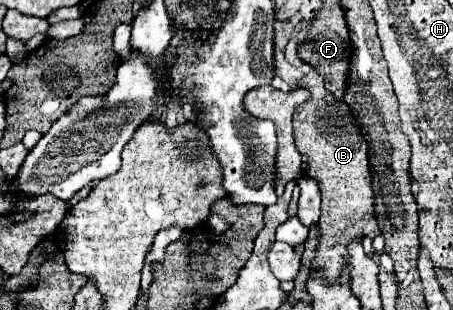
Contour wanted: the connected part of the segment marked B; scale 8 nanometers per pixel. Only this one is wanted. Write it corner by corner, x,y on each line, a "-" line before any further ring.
312,70
298,80
292,90
306,88
310,98
294,112
294,144
302,154
302,174
318,182
322,192
322,218
318,222
318,246
312,260
312,270
322,268
330,282
336,282
344,268
340,248
346,248
356,238
376,236
374,190
368,168
368,144
364,134
354,124
354,116
344,100
334,98
324,88
324,78

